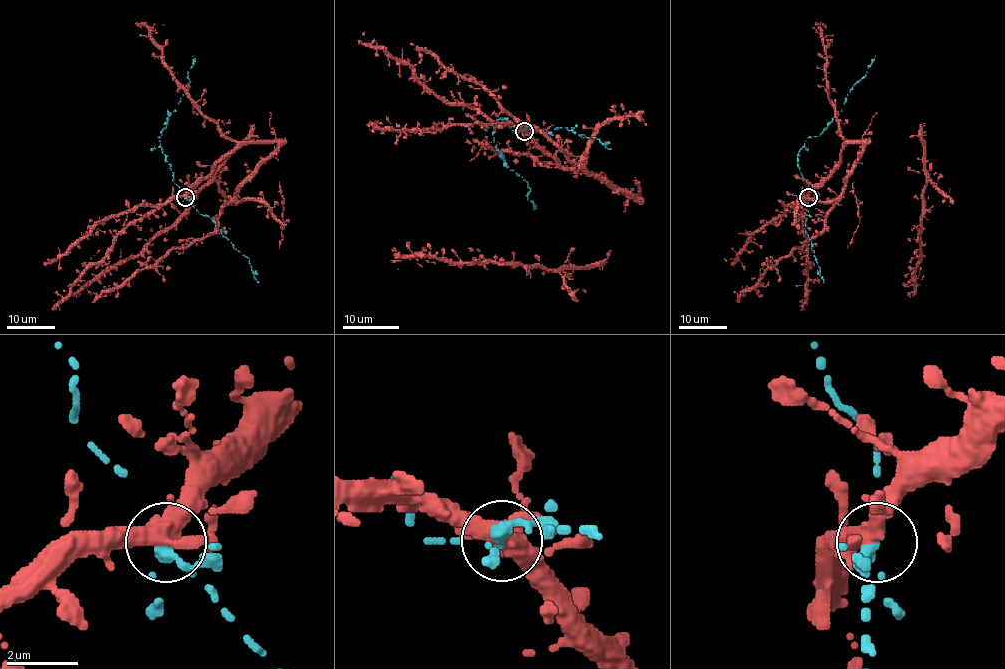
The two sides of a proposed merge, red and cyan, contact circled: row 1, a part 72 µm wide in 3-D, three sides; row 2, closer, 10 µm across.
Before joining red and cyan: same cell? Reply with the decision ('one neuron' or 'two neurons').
one neuron

